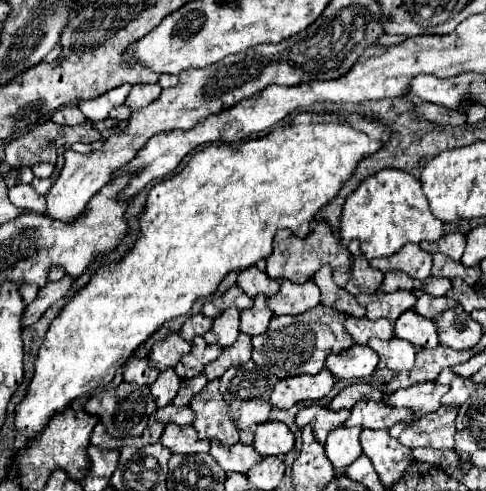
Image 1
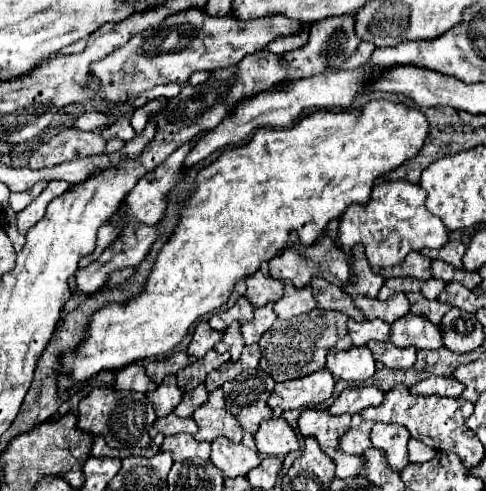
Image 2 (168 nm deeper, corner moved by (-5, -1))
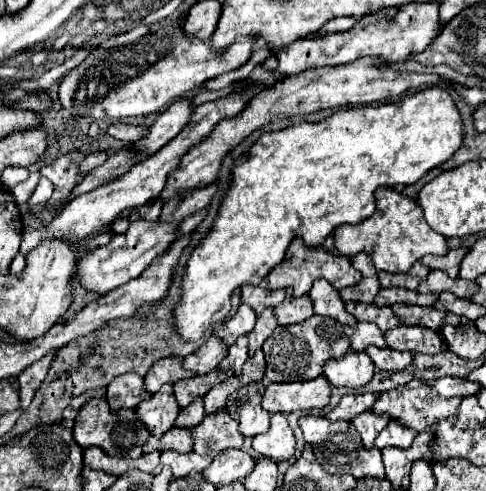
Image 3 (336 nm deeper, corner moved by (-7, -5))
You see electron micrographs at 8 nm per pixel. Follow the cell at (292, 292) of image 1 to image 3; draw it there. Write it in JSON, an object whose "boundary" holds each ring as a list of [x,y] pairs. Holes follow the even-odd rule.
{"boundary":[[[286,290],[286,298],[280,306],[274,308],[274,316],[278,320],[280,326],[288,326],[288,324],[298,324],[298,322],[304,322],[308,320],[314,310],[312,310],[312,302],[308,296],[302,296],[302,298],[294,298],[292,296],[292,290]]]}

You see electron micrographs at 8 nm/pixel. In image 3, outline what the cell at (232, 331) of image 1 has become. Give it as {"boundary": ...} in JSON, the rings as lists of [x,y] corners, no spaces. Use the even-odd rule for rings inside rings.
{"boundary":[[[240,336],[238,340],[236,340],[236,344],[234,346],[230,346],[228,348],[228,362],[230,362],[230,366],[234,368],[234,374],[236,376],[240,376],[240,372],[242,372],[242,364],[246,362],[246,358],[248,358],[248,338],[246,336]]]}

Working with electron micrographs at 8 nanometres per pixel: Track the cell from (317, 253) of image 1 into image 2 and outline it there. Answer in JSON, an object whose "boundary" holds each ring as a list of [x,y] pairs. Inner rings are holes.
{"boundary":[[[290,234],[288,246],[270,260],[270,276],[284,280],[284,282],[292,282],[296,288],[304,288],[310,284],[310,280],[314,276],[320,276],[324,280],[328,280],[334,286],[346,286],[350,282],[350,260],[348,254],[334,244],[334,240],[330,236],[322,236],[320,240],[316,240],[312,246],[304,246],[298,238],[298,234]]]}

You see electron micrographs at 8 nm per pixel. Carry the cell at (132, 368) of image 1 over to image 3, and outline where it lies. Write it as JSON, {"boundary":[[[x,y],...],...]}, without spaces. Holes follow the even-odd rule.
{"boundary":[[[134,372],[114,378],[106,390],[108,390],[106,400],[114,412],[118,412],[120,408],[136,408],[140,402],[150,398],[150,394],[144,388],[142,376]]]}

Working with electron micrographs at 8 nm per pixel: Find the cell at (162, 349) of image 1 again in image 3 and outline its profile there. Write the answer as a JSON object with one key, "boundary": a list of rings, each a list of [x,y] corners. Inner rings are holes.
{"boundary":[[[168,356],[160,362],[154,362],[154,366],[150,366],[148,374],[144,376],[144,386],[150,394],[156,394],[162,388],[162,384],[174,384],[174,382],[190,378],[190,376],[192,374],[182,368],[180,356]]]}

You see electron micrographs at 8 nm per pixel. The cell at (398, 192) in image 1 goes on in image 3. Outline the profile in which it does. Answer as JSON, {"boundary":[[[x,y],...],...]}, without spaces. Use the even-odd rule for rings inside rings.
{"boundary":[[[380,188],[376,192],[376,212],[370,218],[354,226],[342,224],[334,230],[332,236],[338,254],[352,258],[360,252],[366,252],[372,258],[376,270],[384,272],[408,272],[412,264],[418,262],[422,256],[426,254],[444,256],[448,252],[446,238],[442,234],[436,234],[428,226],[418,202],[404,194],[398,194],[392,188]]]}

